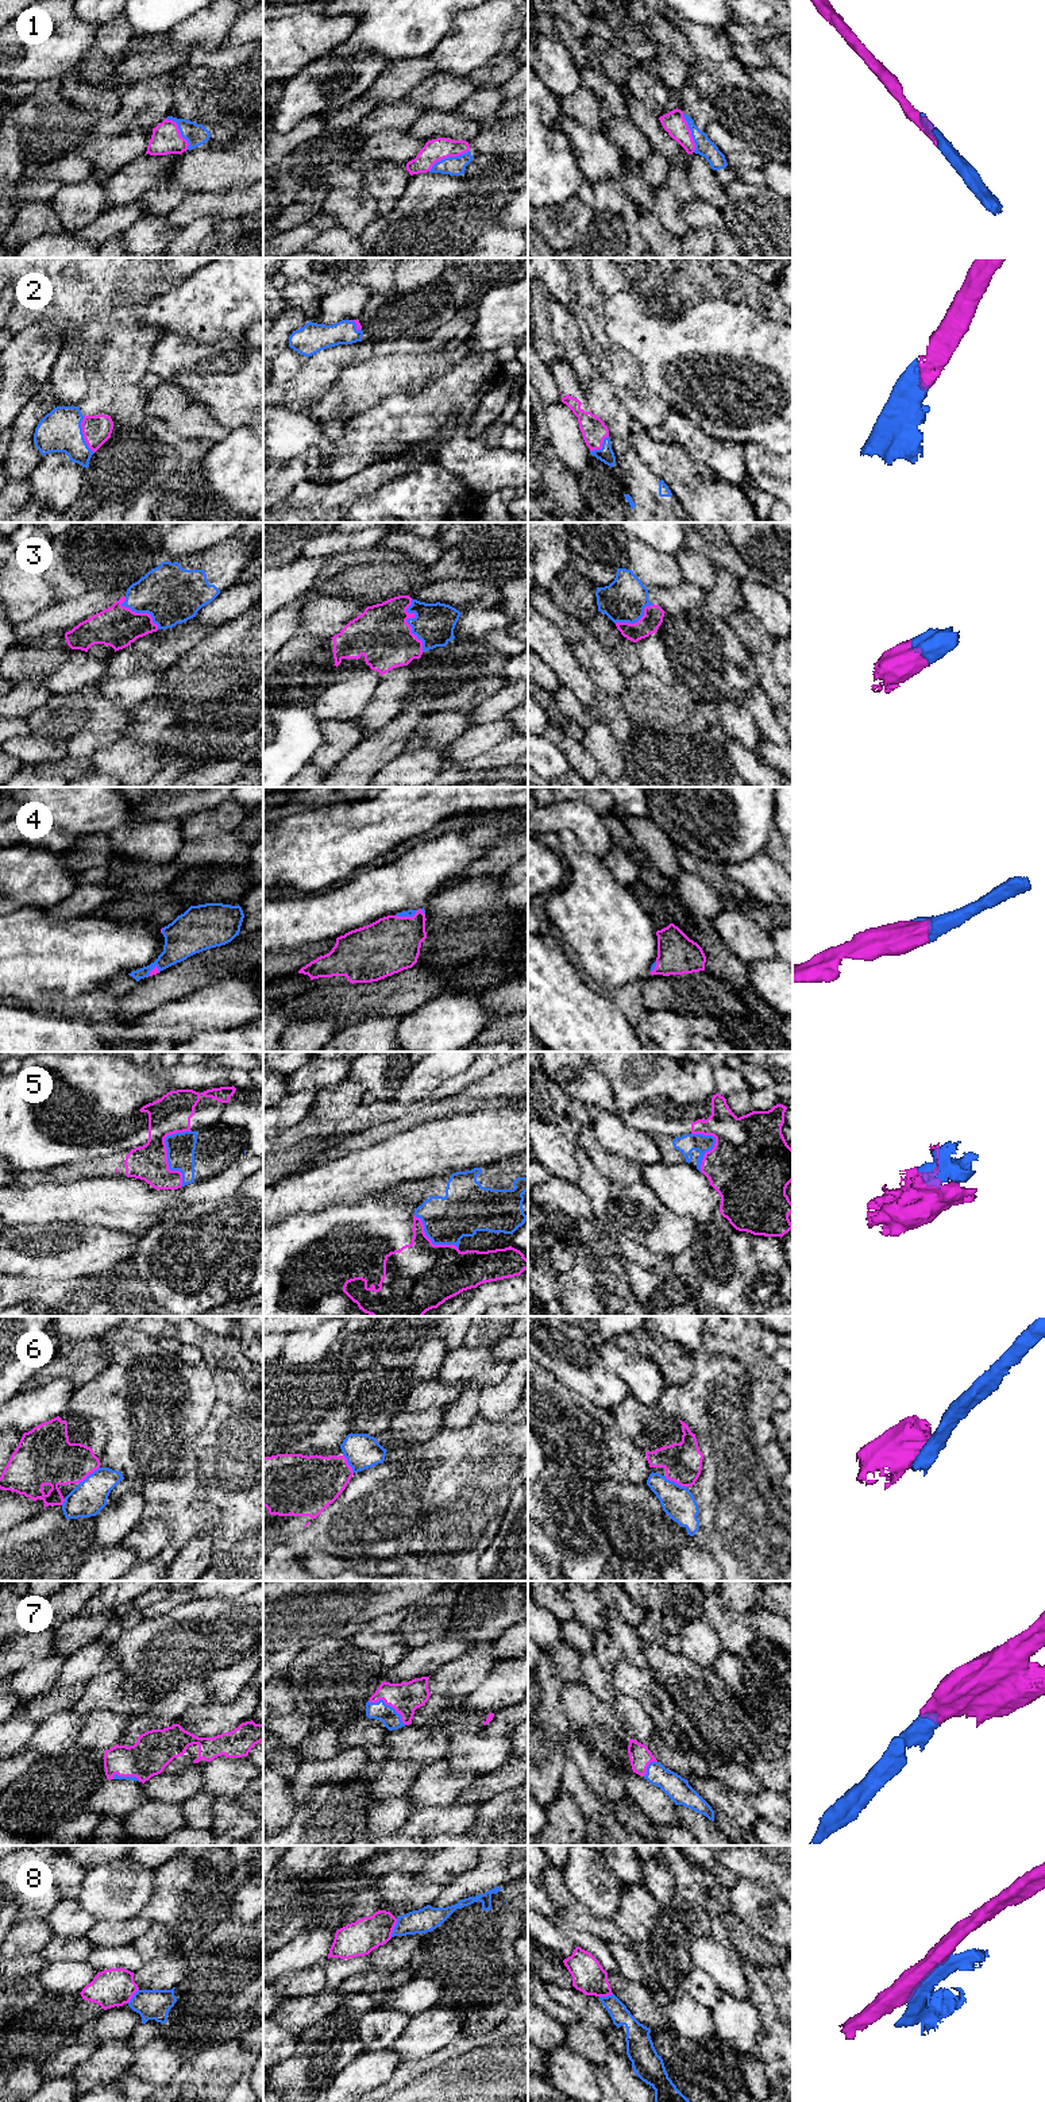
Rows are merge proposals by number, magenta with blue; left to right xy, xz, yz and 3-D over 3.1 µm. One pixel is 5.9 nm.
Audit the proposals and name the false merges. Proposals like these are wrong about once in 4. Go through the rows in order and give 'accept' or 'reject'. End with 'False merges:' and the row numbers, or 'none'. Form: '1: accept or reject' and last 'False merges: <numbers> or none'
1: accept
2: accept
3: accept
4: accept
5: accept
6: reject
7: accept
8: reject
False merges: 6, 8

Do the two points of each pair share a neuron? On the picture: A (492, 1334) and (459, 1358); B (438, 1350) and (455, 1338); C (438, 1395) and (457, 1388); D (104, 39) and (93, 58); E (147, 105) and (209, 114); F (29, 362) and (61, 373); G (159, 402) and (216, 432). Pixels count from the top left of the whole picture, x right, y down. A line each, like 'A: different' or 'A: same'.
A: different
B: different
C: same
D: different
E: different
F: different
G: same

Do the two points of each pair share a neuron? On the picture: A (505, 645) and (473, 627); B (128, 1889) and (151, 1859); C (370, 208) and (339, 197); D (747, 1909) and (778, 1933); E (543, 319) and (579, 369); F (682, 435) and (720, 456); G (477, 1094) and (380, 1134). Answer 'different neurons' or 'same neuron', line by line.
A: same neuron
B: different neurons
C: same neuron
D: same neuron
E: different neurons
F: same neuron
G: same neuron

